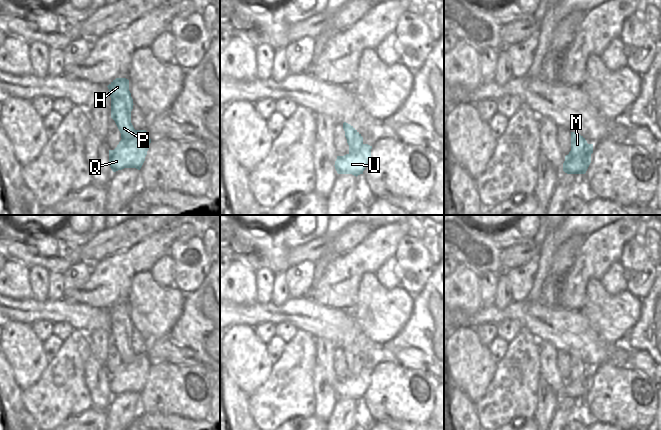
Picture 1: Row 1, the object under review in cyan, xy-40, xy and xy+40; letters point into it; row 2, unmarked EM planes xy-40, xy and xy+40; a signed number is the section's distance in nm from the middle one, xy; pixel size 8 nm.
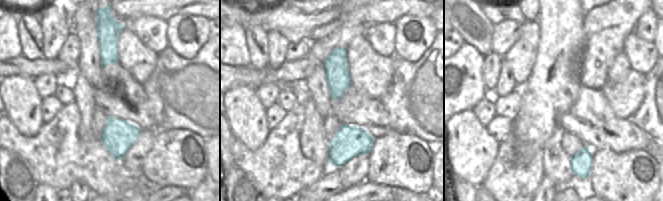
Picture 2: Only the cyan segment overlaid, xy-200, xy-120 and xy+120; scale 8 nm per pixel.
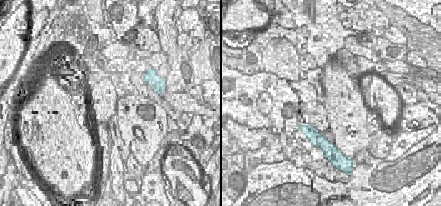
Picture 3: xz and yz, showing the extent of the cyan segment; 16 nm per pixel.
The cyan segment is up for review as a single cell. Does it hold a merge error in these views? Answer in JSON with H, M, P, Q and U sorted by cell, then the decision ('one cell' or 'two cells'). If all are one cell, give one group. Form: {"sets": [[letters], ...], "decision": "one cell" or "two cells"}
{"sets": [["H", "M", "P"], ["Q", "U"]], "decision": "two cells"}

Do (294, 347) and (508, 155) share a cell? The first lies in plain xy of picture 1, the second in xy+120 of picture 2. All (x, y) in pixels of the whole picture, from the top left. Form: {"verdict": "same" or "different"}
{"verdict": "same"}

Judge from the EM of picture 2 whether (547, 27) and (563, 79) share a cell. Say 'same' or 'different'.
same

